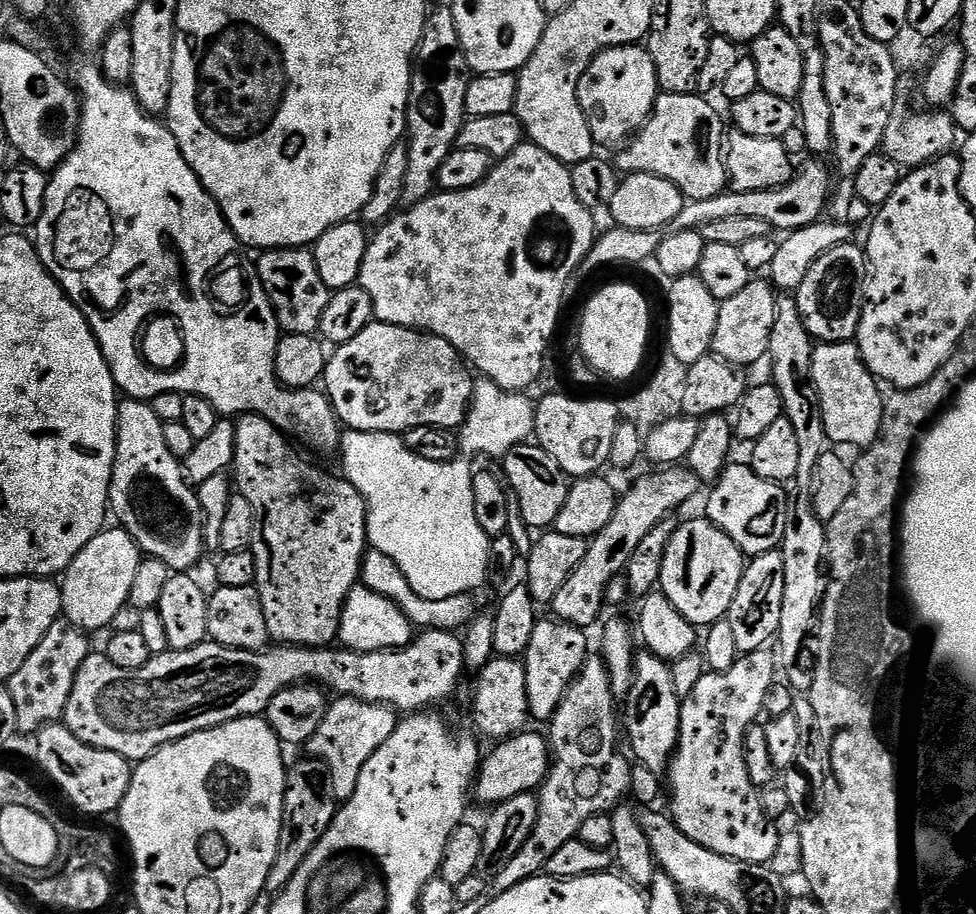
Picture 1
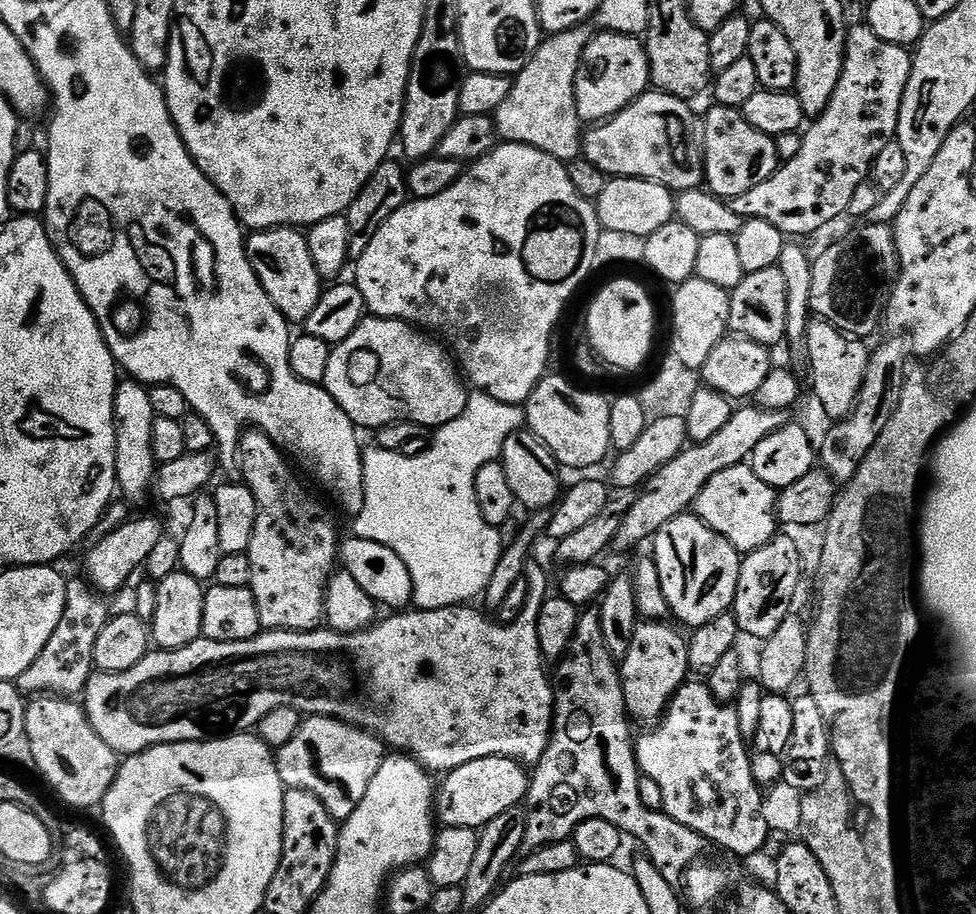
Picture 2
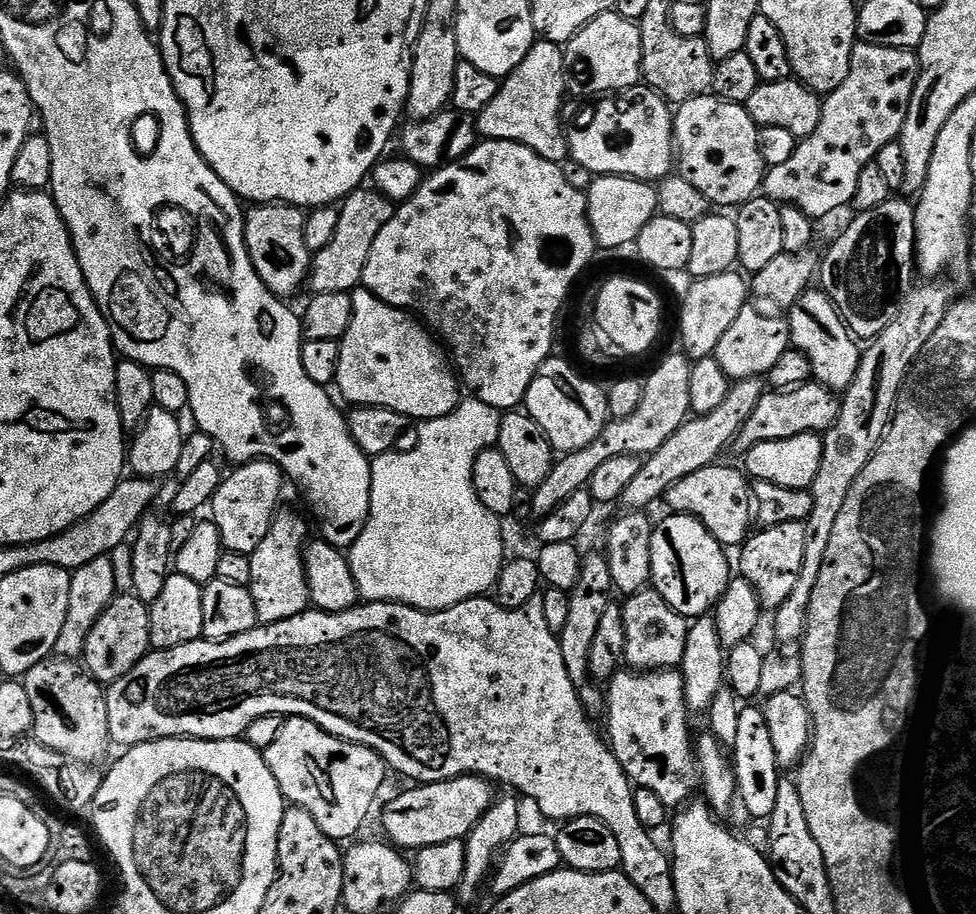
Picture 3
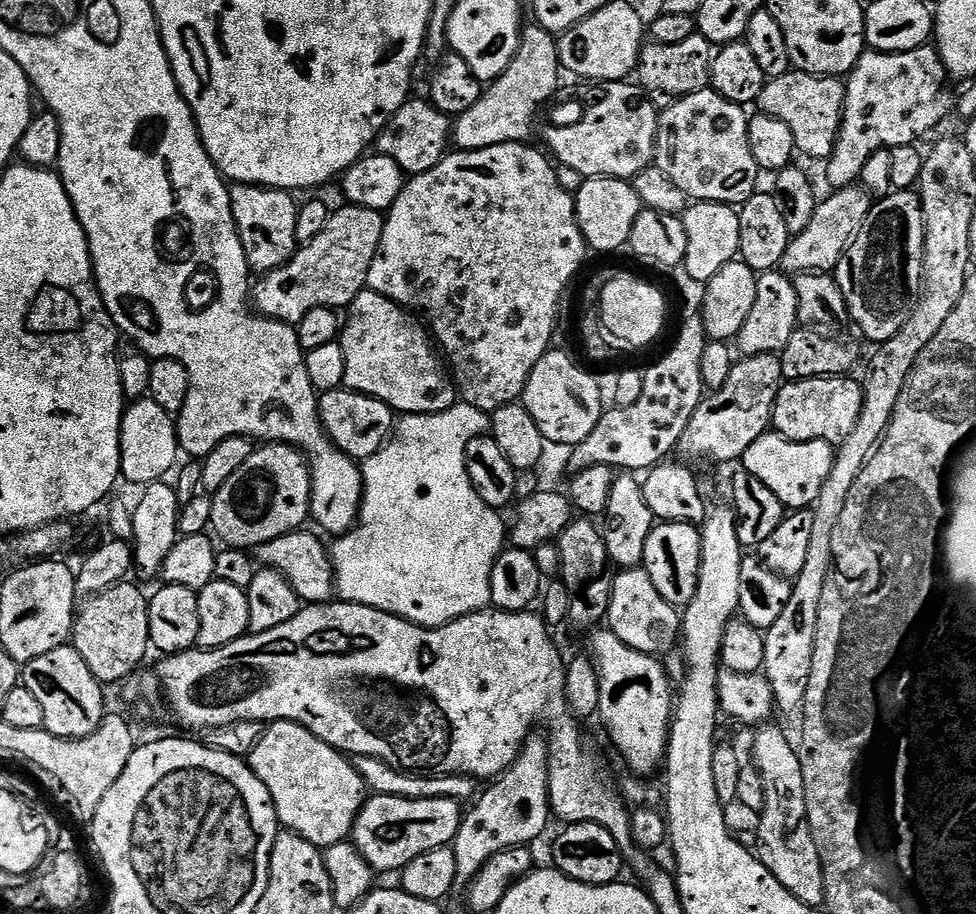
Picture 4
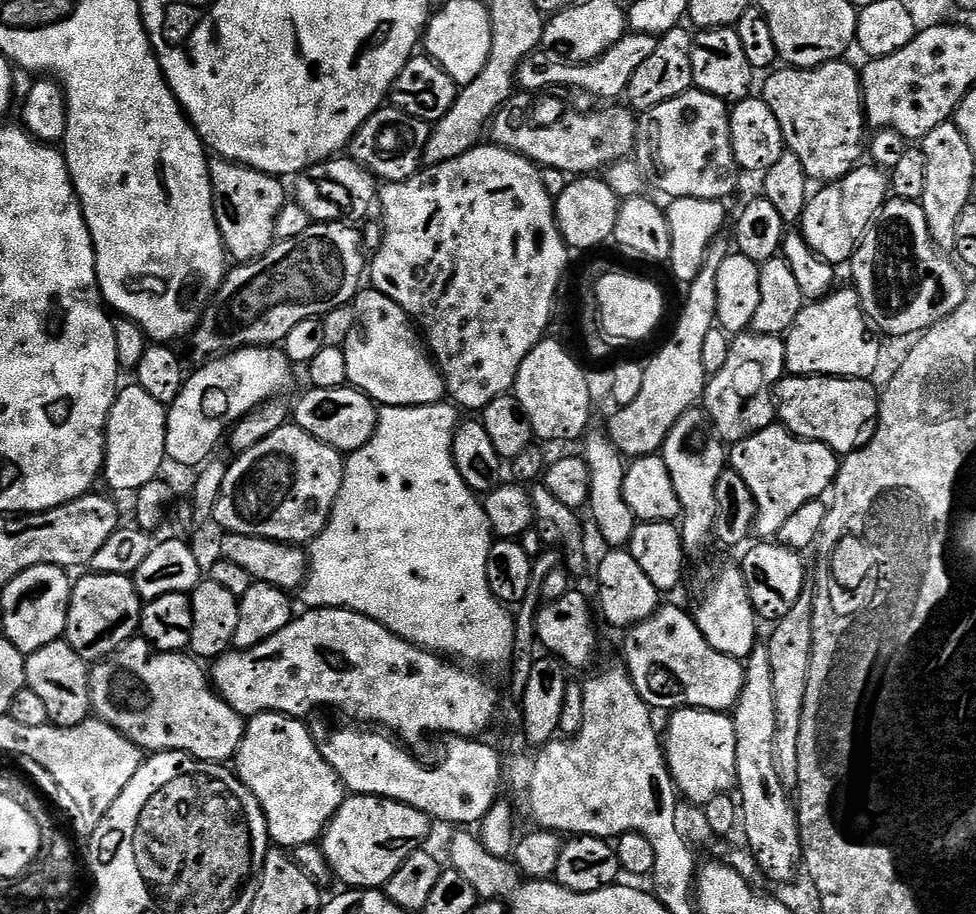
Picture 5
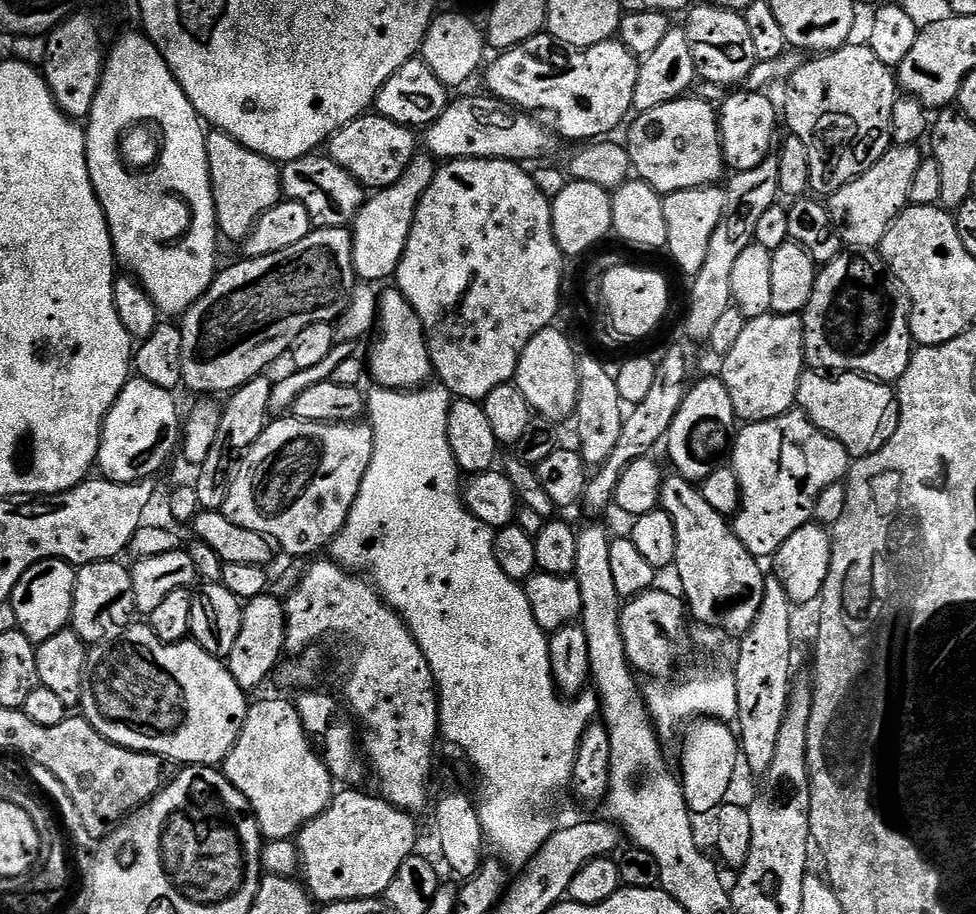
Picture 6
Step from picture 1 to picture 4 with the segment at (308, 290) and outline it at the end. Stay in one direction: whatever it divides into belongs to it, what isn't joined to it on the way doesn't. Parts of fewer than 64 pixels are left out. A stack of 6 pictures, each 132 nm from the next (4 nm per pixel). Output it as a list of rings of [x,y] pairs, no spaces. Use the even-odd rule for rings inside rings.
[[[236,184],[231,189],[232,213],[240,241],[248,259],[249,269],[256,274],[267,274],[276,268],[284,267],[295,254],[298,241],[296,227],[300,208],[291,191],[279,188],[265,188],[259,184]]]

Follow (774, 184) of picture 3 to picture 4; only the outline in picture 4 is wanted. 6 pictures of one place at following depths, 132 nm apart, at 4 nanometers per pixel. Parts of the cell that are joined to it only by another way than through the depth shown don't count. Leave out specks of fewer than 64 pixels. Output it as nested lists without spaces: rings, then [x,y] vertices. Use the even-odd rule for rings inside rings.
[[[931,43],[905,52],[865,50],[846,80],[840,135],[836,138],[835,150],[826,161],[831,187],[845,188],[848,184],[857,183],[867,160],[876,151],[916,144],[919,136],[926,135],[948,112],[948,96],[944,93],[943,80],[946,80],[944,63]]]

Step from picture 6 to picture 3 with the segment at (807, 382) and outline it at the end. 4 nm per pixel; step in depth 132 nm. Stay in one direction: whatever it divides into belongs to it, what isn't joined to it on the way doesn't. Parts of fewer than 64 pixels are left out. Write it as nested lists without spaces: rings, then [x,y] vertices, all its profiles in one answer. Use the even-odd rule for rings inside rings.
[[[809,382],[789,392],[765,391],[764,397],[754,406],[754,414],[746,420],[746,426],[736,435],[734,448],[747,454],[758,442],[778,442],[782,438],[794,438],[798,434],[815,432],[823,434],[834,426],[840,413],[837,393],[821,384]]]

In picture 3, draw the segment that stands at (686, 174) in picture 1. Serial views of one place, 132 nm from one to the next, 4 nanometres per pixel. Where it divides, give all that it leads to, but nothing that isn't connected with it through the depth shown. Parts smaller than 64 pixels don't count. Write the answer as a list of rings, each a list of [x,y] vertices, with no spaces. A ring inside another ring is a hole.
[[[637,86],[627,88],[619,94],[609,94],[599,101],[600,104],[596,108],[596,113],[592,116],[592,121],[585,128],[580,128],[577,132],[567,133],[568,151],[570,158],[577,164],[584,166],[586,170],[592,172],[593,177],[598,176],[629,176],[635,180],[646,180],[649,182],[659,182],[669,175],[674,168],[674,141],[672,139],[672,118],[674,115],[673,109],[670,107],[667,100],[663,96],[656,95],[656,91],[647,86]]]

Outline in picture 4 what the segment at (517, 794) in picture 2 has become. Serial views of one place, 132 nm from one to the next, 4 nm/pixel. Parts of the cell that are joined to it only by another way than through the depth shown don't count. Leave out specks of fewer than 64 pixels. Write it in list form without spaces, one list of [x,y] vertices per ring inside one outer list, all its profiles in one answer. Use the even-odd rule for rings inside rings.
[[[373,795],[365,799],[364,807],[356,816],[356,824],[352,828],[351,839],[356,848],[364,855],[367,862],[377,872],[399,873],[418,854],[426,854],[426,850],[446,848],[456,839],[462,819],[462,804],[450,797],[423,797],[415,800],[410,797]]]

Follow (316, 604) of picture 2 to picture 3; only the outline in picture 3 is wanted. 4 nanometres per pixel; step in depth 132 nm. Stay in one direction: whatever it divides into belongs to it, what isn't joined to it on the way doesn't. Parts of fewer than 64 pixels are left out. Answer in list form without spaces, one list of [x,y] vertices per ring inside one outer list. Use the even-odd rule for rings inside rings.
[[[277,515],[270,534],[262,538],[258,550],[252,552],[252,597],[256,619],[261,625],[277,624],[286,618],[309,611],[308,579],[304,569],[304,549],[309,543],[308,528],[300,516]]]

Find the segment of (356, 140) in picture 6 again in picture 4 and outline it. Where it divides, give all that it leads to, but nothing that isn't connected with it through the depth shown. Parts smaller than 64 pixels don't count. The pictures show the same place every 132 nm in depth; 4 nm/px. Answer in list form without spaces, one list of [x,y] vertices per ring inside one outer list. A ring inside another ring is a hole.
[[[410,98],[388,119],[388,125],[376,137],[375,147],[379,155],[394,158],[404,173],[420,176],[426,170],[434,170],[434,166],[444,160],[450,148],[452,125],[449,116],[433,106],[427,98]]]

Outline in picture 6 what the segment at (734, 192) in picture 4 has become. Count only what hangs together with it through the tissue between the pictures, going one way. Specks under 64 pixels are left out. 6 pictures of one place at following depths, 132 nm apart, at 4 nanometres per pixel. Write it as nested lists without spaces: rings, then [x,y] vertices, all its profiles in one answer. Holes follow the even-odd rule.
[[[681,98],[654,106],[654,110],[639,113],[631,121],[632,129],[628,132],[626,147],[632,163],[632,172],[639,179],[647,182],[655,192],[667,194],[691,188],[707,188],[721,183],[720,175],[726,172],[724,151],[720,145],[720,121],[718,112],[711,103],[699,98]]]

